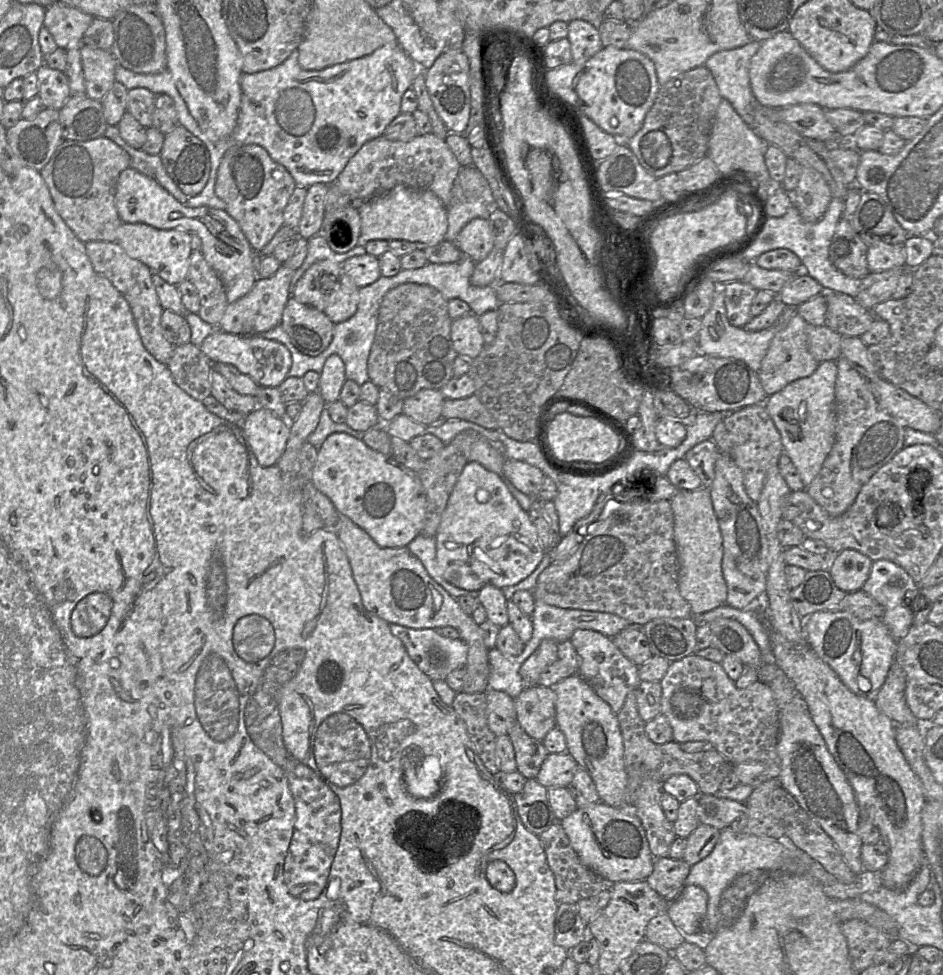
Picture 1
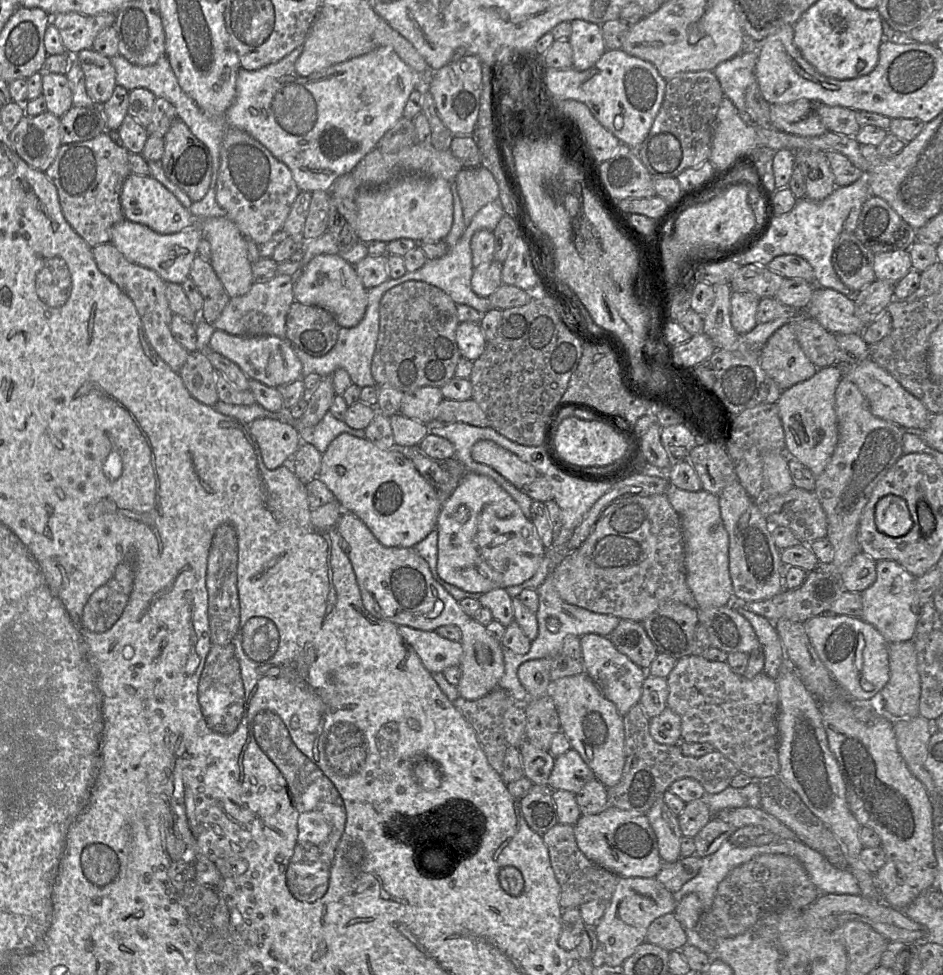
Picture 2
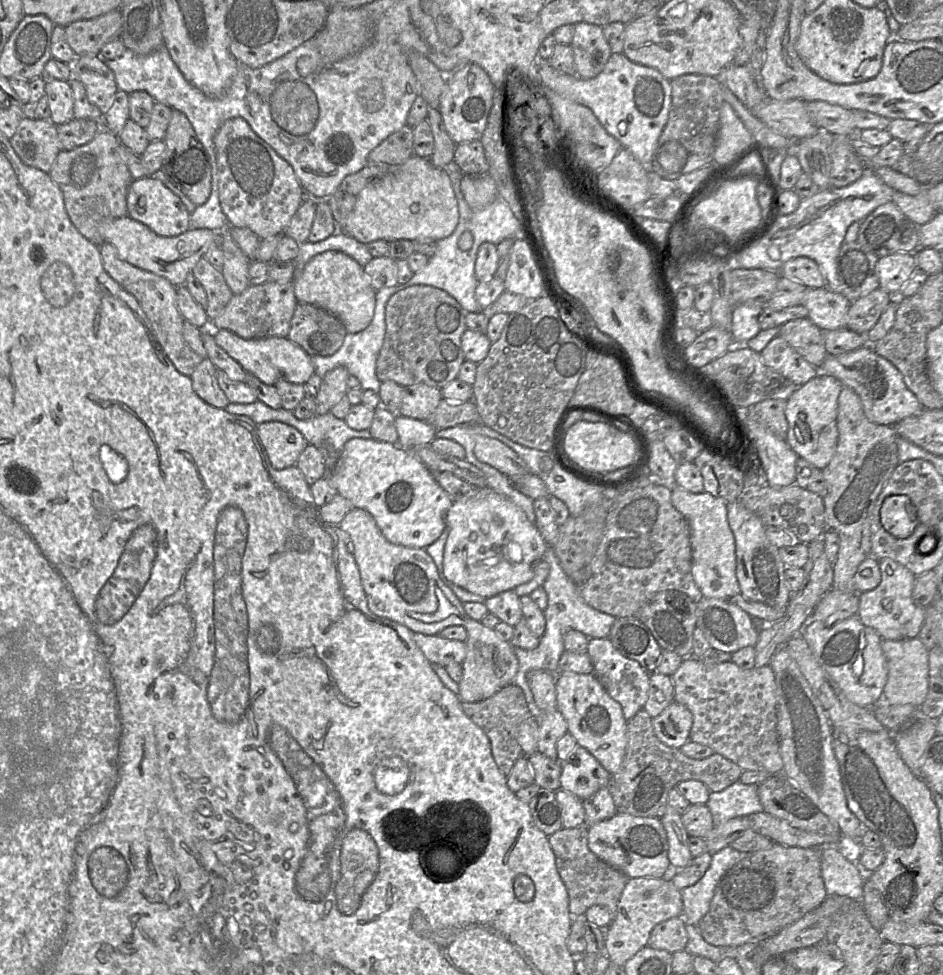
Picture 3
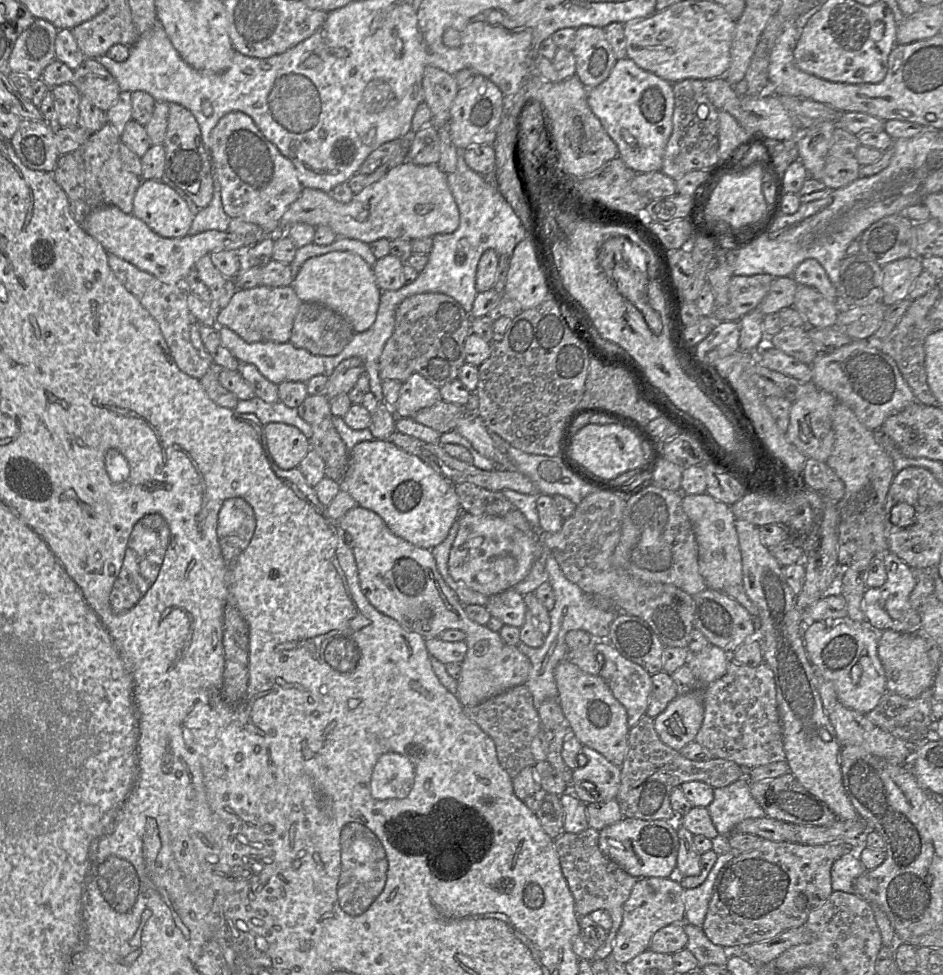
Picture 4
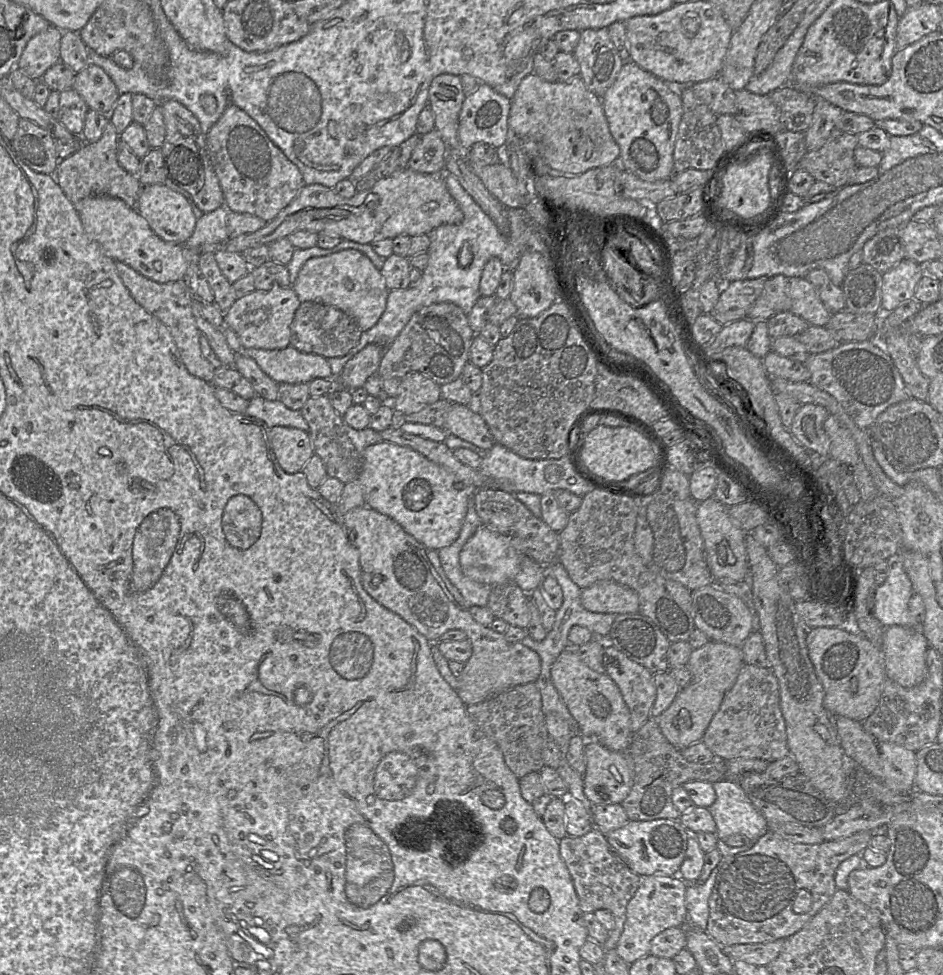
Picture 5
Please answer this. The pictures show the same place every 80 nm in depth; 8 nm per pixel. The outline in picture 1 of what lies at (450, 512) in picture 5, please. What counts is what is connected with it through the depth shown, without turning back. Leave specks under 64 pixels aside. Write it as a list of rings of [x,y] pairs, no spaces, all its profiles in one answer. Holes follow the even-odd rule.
[[[343,432],[329,435],[318,449],[310,481],[331,500],[340,516],[351,519],[380,547],[407,547],[422,531],[426,496],[417,473],[397,462],[392,454],[384,455],[371,449],[362,439]]]

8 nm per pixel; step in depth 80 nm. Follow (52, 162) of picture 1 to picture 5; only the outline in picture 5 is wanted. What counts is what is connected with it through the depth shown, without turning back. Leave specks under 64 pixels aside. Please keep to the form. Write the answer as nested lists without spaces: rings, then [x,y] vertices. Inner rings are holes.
[[[112,122],[105,126],[101,138],[94,143],[83,143],[69,157],[60,160],[53,176],[66,197],[77,205],[88,196],[110,196],[123,200],[128,206],[136,208],[138,196],[143,188],[138,177],[128,173],[118,162],[119,134]]]

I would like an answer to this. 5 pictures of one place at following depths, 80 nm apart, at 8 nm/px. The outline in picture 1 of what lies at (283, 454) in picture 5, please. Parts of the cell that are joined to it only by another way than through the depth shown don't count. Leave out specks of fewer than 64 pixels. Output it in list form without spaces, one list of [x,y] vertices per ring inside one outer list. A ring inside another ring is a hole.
[[[258,406],[245,417],[242,430],[258,463],[270,467],[277,463],[286,448],[290,422]]]

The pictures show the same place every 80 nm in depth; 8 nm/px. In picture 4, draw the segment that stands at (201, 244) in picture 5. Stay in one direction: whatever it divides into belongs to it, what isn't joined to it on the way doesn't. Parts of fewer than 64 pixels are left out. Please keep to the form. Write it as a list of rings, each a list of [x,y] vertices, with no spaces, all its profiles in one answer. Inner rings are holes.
[[[212,170],[214,192],[211,202],[199,210],[194,216],[188,235],[195,235],[204,231],[217,230],[226,232],[230,217],[224,212],[220,195],[220,184],[216,173]]]

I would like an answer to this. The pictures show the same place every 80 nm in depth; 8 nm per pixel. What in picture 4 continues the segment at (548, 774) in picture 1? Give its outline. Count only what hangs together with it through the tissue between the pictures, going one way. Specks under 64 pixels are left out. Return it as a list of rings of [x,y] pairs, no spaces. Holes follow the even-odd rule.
[[[583,745],[581,753],[586,756],[587,763],[583,767],[572,770],[572,780],[569,785],[571,793],[585,804],[615,799],[620,785],[621,767],[612,764],[603,755],[588,746]]]

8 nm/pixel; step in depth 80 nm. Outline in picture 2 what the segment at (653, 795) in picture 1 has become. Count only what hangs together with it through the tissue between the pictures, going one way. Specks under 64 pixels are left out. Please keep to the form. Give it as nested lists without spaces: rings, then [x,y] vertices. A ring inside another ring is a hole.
[[[658,797],[645,815],[655,833],[663,863],[675,862],[681,858],[680,845],[683,835],[678,817],[671,812],[663,797]]]

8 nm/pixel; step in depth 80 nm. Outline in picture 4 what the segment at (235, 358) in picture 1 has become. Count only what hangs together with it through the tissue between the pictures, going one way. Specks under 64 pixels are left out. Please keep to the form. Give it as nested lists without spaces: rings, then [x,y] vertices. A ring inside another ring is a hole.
[[[218,328],[221,343],[237,360],[241,363],[255,365],[265,378],[276,385],[284,381],[307,382],[316,375],[324,375],[323,356],[313,355],[303,348],[295,347],[291,342],[275,343],[267,341],[247,343],[229,328]]]

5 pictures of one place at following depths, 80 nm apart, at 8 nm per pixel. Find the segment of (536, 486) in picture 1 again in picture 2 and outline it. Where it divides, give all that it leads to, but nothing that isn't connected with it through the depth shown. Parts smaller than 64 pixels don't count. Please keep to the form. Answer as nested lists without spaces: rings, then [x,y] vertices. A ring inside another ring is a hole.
[[[490,440],[477,441],[472,447],[472,458],[490,466],[521,490],[539,475],[531,464]]]

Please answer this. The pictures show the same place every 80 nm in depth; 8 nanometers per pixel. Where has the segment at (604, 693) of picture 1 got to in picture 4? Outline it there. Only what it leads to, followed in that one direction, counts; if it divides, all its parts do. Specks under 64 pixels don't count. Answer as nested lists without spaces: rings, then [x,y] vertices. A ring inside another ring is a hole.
[[[607,641],[594,643],[594,648],[601,667],[599,676],[626,709],[628,726],[631,728],[646,714],[652,687],[651,675],[622,656]]]

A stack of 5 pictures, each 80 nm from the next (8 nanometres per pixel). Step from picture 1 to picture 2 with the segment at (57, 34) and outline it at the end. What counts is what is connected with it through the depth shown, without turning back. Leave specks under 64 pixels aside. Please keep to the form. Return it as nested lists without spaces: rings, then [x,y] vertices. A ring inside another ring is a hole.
[[[68,12],[51,16],[50,23],[59,30],[66,53],[77,55],[81,50],[91,49],[97,35],[104,29],[112,27],[115,19],[115,13],[84,15],[77,12]]]

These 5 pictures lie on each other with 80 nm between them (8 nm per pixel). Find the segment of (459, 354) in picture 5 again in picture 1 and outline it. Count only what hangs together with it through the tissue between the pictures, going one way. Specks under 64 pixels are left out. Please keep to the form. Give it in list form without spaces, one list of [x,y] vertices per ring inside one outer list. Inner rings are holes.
[[[409,282],[389,290],[378,312],[378,325],[367,363],[369,380],[402,400],[423,389],[440,390],[454,377],[453,363],[458,356],[450,337],[451,323],[448,301],[434,287]]]

